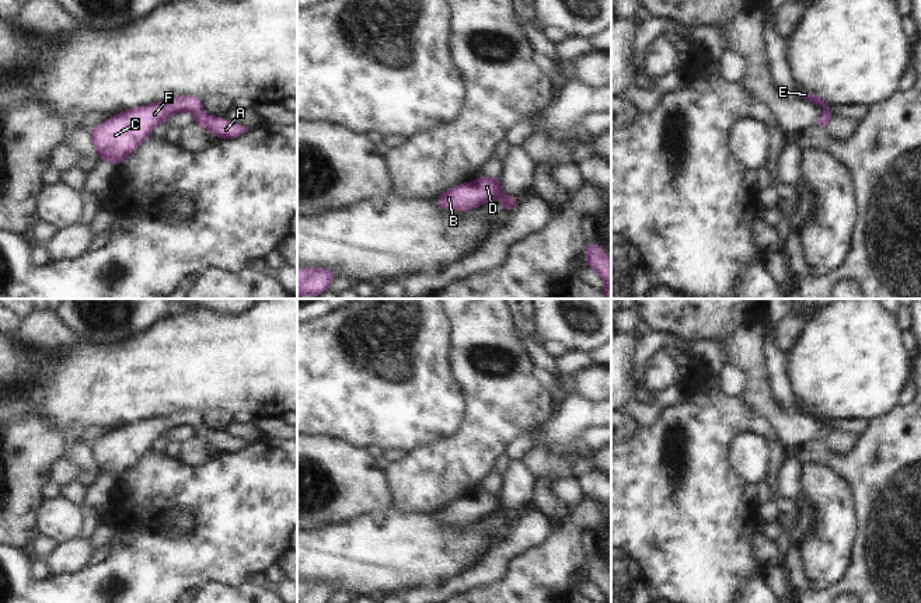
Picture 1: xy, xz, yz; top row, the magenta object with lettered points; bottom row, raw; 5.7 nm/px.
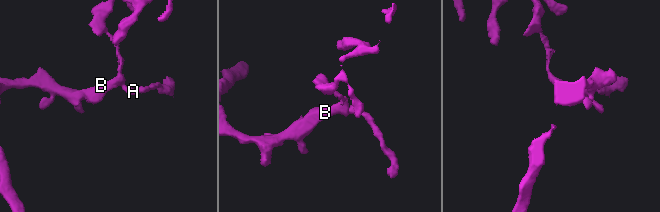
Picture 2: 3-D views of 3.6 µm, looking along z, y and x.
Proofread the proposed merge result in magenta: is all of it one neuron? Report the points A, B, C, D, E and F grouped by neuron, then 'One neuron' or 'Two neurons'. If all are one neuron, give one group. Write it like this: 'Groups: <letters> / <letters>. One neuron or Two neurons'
Groups: A B C D E F. One neuron.

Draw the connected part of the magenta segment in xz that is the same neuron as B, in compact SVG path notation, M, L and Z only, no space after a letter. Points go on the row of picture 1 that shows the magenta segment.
M481 175L474 182L463 182L457 188L446 191L437 196L437 203L447 210L467 210L499 196L503 210L507 212L512 212L519 202L519 196L502 195L500 178L484 178Z

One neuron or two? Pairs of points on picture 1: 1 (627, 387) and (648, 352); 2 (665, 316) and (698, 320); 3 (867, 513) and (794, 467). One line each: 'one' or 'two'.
1: two
2: one
3: two

